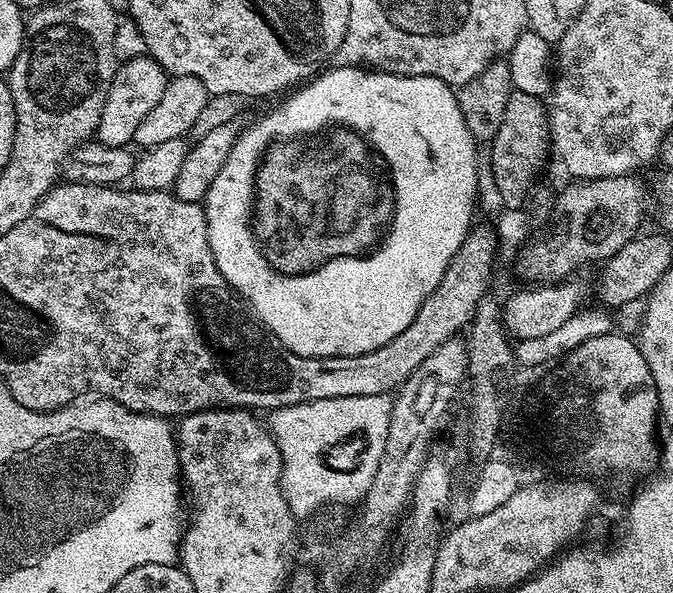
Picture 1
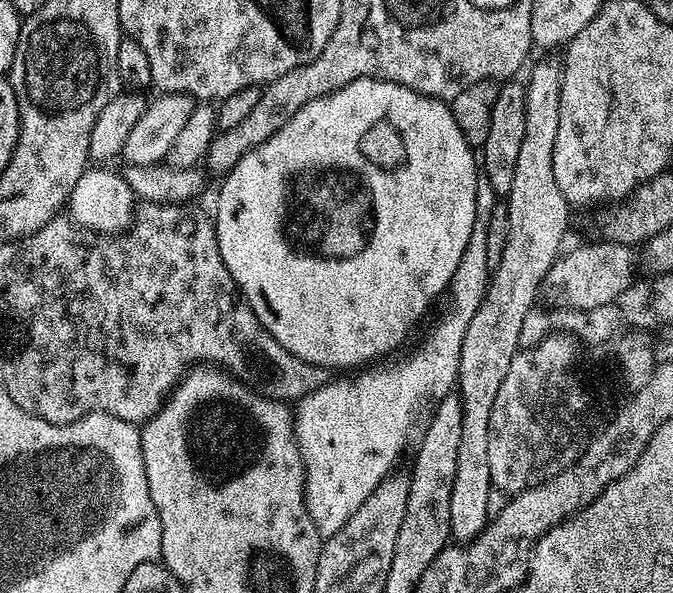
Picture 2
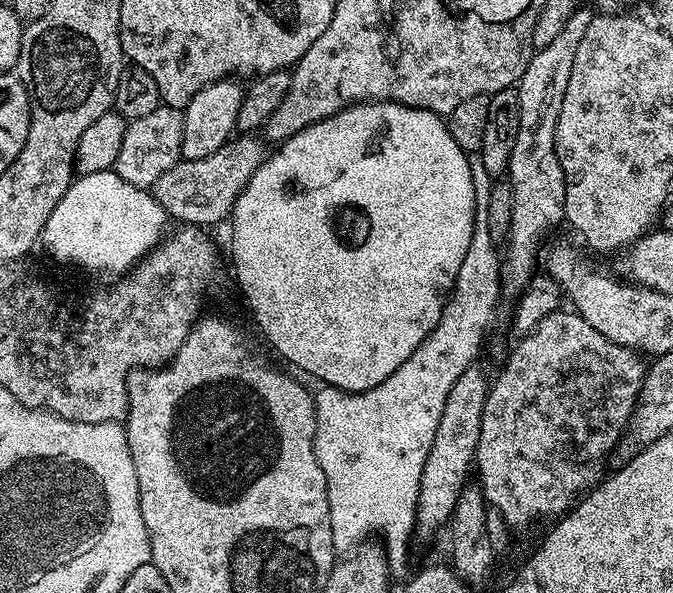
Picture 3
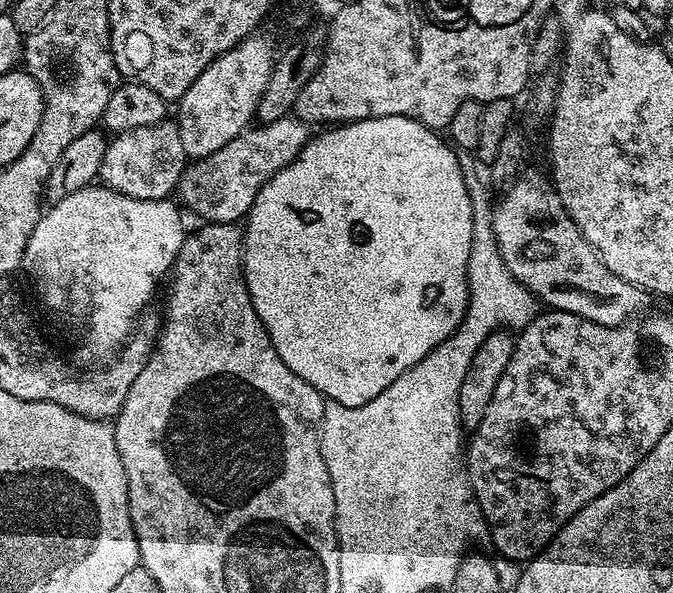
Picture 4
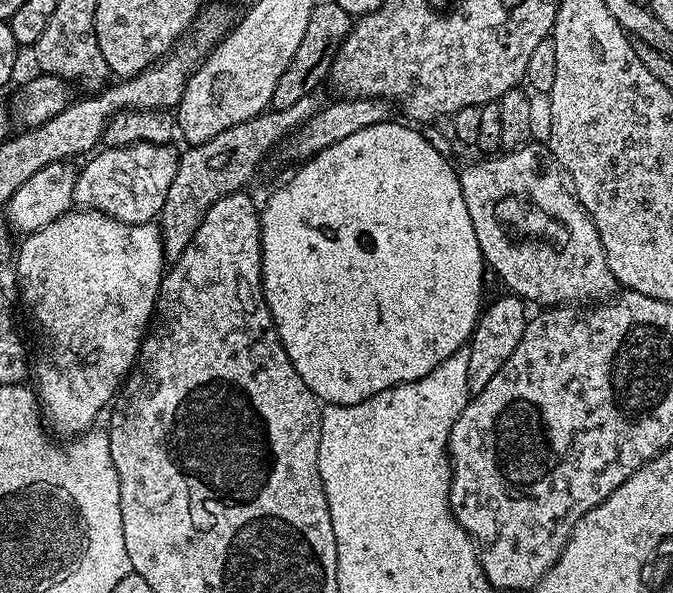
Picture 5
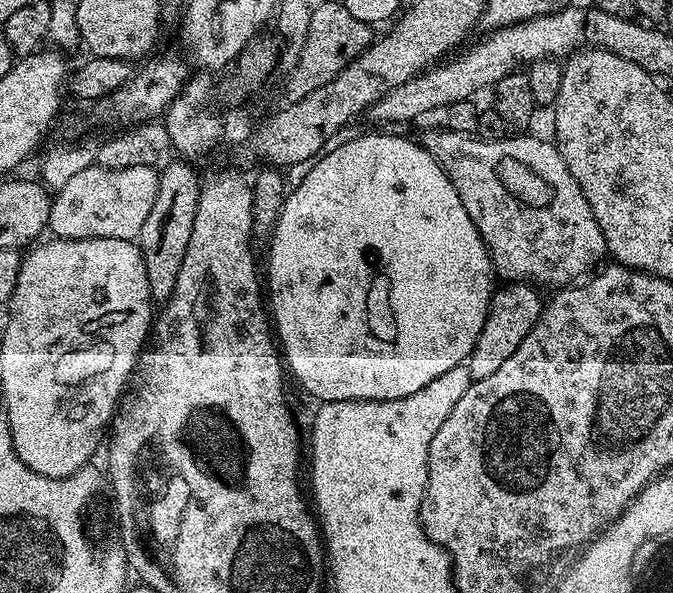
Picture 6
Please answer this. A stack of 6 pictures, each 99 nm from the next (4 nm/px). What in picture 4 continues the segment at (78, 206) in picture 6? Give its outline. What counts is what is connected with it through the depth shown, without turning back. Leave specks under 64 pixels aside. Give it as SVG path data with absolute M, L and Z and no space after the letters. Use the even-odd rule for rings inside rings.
M165 118L154 126L138 126L138 130L115 133L109 139L106 158L102 158L99 179L115 192L135 200L166 200L177 191L185 167L178 126Z

